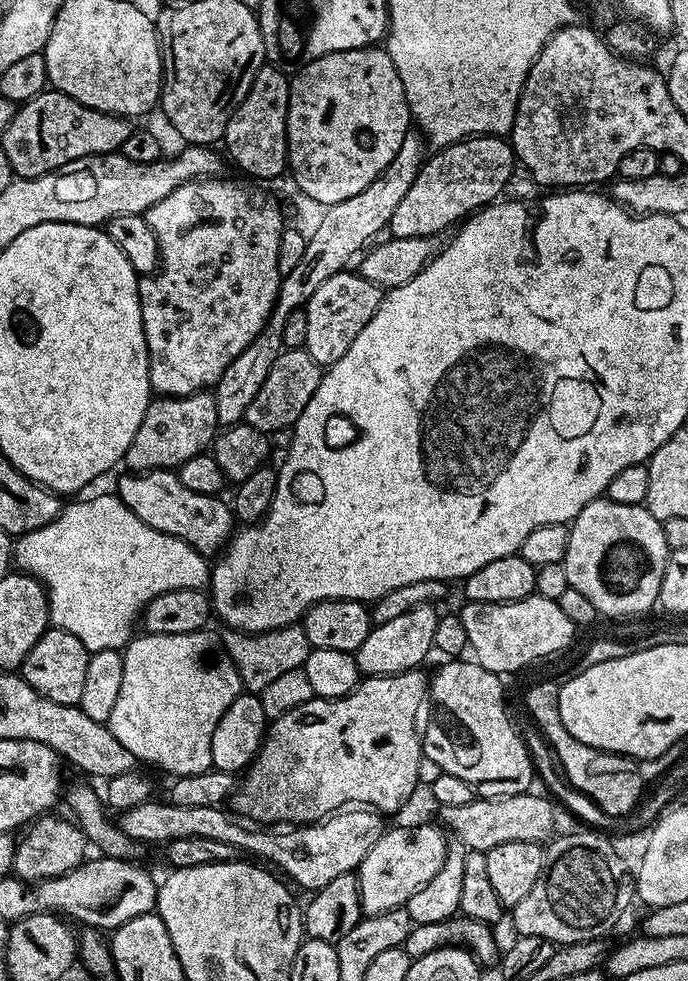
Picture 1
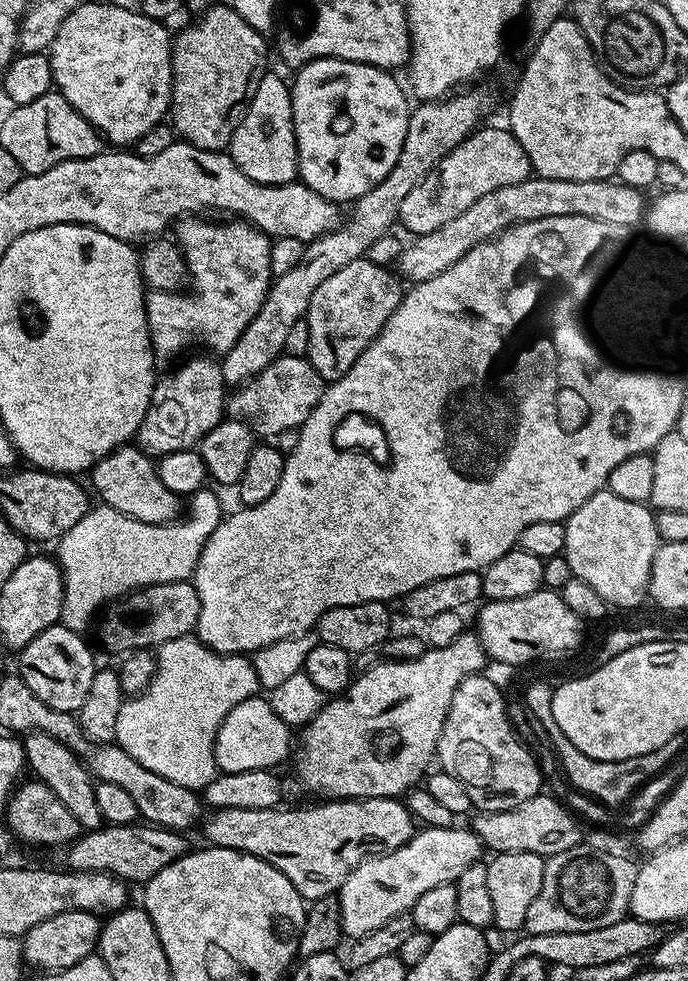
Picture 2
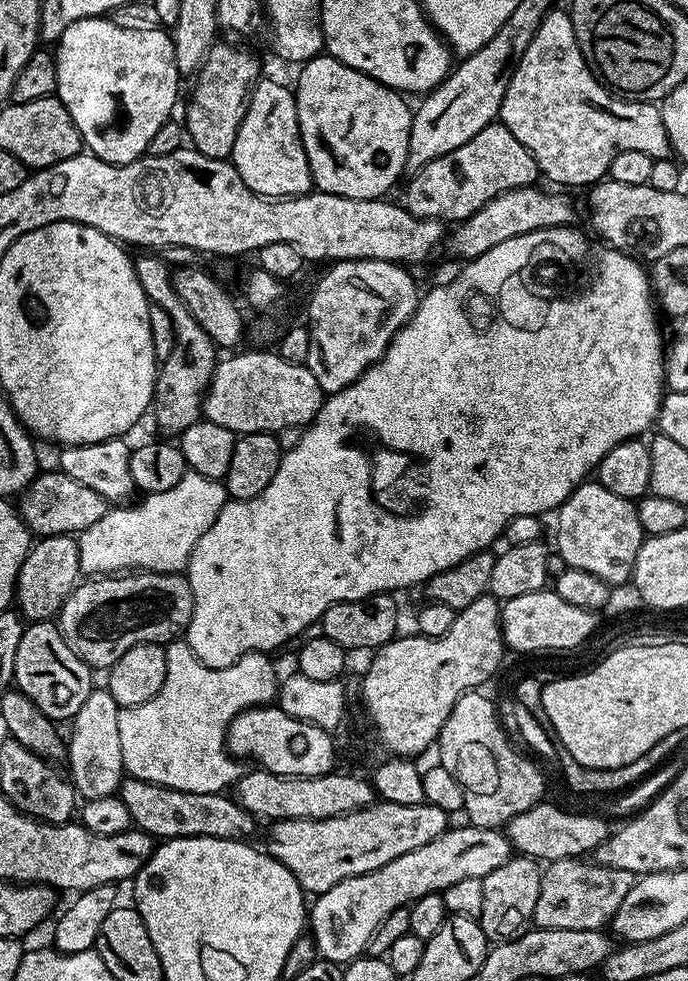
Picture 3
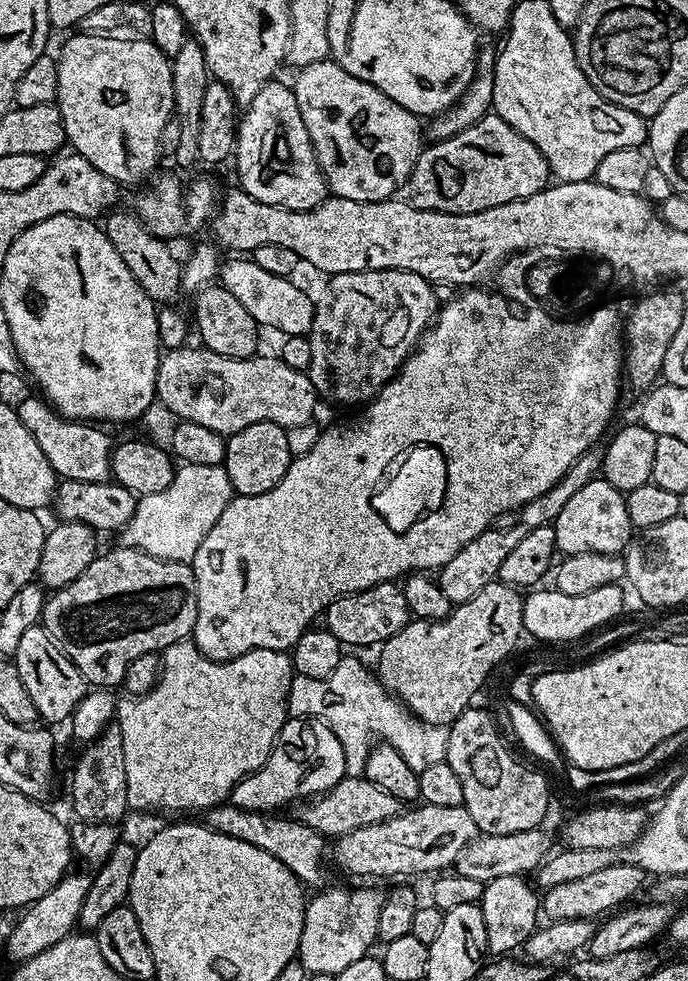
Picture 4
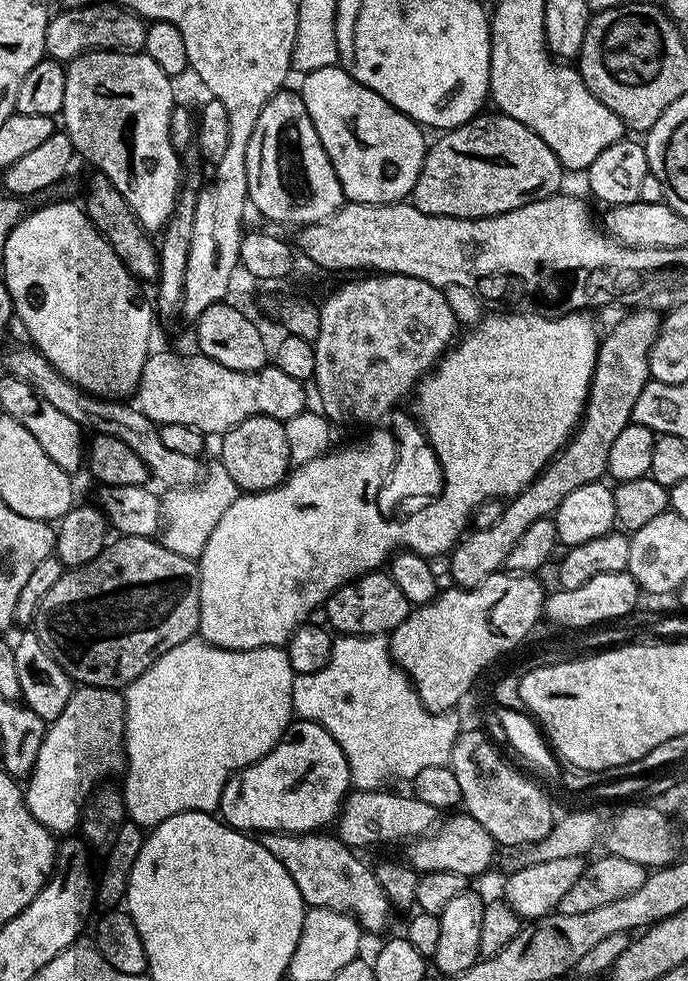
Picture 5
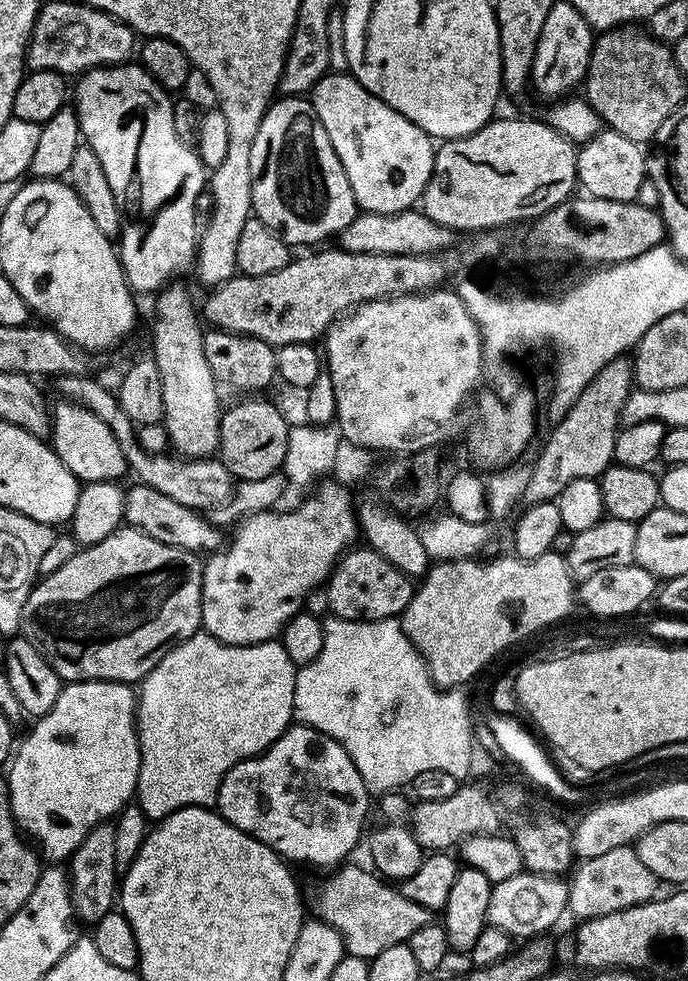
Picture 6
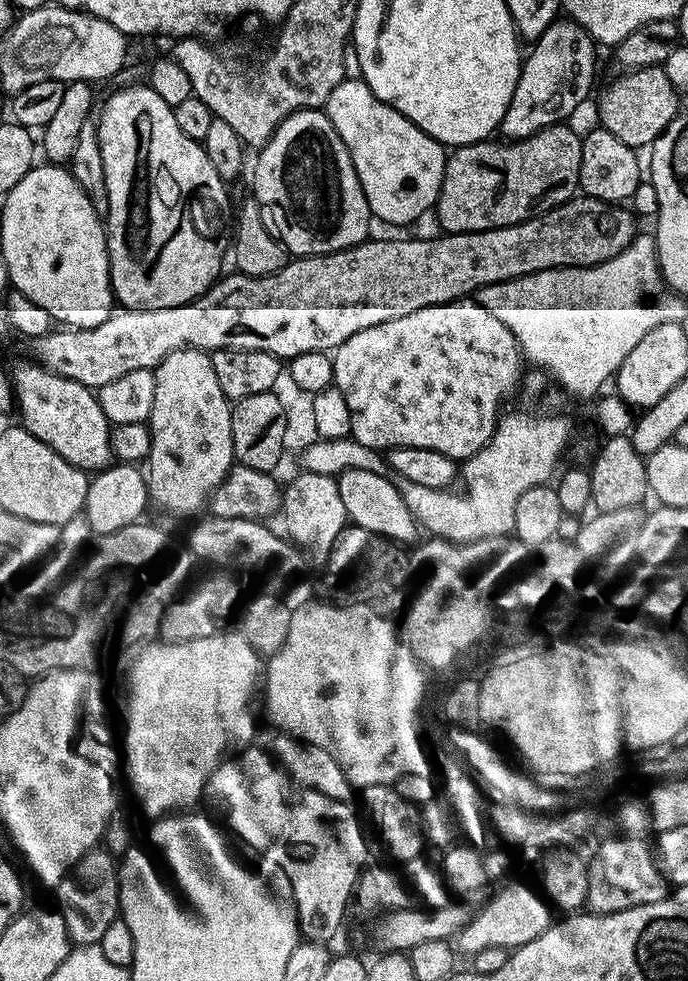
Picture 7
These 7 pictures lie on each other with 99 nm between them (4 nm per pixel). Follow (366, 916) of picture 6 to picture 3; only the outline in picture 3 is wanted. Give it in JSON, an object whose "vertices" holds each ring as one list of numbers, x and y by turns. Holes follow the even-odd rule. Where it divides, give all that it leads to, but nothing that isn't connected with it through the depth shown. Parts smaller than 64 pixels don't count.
{"vertices":[[128,776,121,780,118,795,122,802,126,802,126,810,130,810,135,827,160,842,191,836,248,842,253,839,251,836,258,825,257,817,242,810,242,806,238,806,238,802,224,792,190,794]]}

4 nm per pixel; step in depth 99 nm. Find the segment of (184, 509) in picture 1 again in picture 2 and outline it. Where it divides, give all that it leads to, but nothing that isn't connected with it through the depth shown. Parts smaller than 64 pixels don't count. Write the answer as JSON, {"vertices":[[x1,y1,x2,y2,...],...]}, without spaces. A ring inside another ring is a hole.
{"vertices":[[135,446,117,448,106,458,99,460,90,470,91,476,93,484,91,487,94,492,94,487,96,487,96,492,100,495,99,503,105,508,113,508,138,522,147,524,170,524,181,515,182,500,179,496,169,495,167,497,169,508,148,508,156,492,158,494,167,493,168,487,163,484,153,457,147,456]]}

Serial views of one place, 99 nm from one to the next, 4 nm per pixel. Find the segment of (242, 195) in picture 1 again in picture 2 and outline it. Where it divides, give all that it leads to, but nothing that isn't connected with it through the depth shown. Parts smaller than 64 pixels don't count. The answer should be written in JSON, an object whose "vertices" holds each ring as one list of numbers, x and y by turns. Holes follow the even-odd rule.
{"vertices":[[200,216,183,217,174,228,175,239,186,258,190,289,183,292,147,293,144,305,148,319,148,337,152,340,152,355,157,361,172,360,192,340,206,346,207,351,223,356,234,346,241,332,261,309,273,280,270,270,271,239,247,221,228,220,226,224,210,222]]}

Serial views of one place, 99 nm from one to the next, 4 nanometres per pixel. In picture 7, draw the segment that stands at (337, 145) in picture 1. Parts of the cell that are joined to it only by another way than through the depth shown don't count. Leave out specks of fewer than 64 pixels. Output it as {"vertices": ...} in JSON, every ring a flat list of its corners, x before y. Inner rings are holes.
{"vertices":[[363,78,343,80,334,86,326,111,338,138,350,150,358,182,368,199,373,217,388,224,412,224,423,212,431,213,440,197,445,149,414,122,382,102]]}

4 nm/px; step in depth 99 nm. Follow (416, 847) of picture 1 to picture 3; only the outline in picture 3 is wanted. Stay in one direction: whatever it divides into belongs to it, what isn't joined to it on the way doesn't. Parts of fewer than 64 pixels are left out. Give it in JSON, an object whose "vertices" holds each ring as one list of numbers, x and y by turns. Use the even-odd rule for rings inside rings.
{"vertices":[[449,827,434,842,426,846,418,846,418,850,410,850,410,854,402,854,402,858,394,858,394,862,386,862,378,870,370,870,370,874,358,874,354,878,346,878,338,882,338,886,330,886,330,890,319,893,315,897,316,905,310,908,310,935,316,946,319,959,329,960,331,964,345,965,349,960,365,955,370,938,394,914,394,910,408,908,418,898,431,892,443,893,444,889,454,886,454,882,462,882,462,878,478,878,483,880,490,870,498,870,502,862,506,862,514,852,512,843,503,831,495,828]]}

